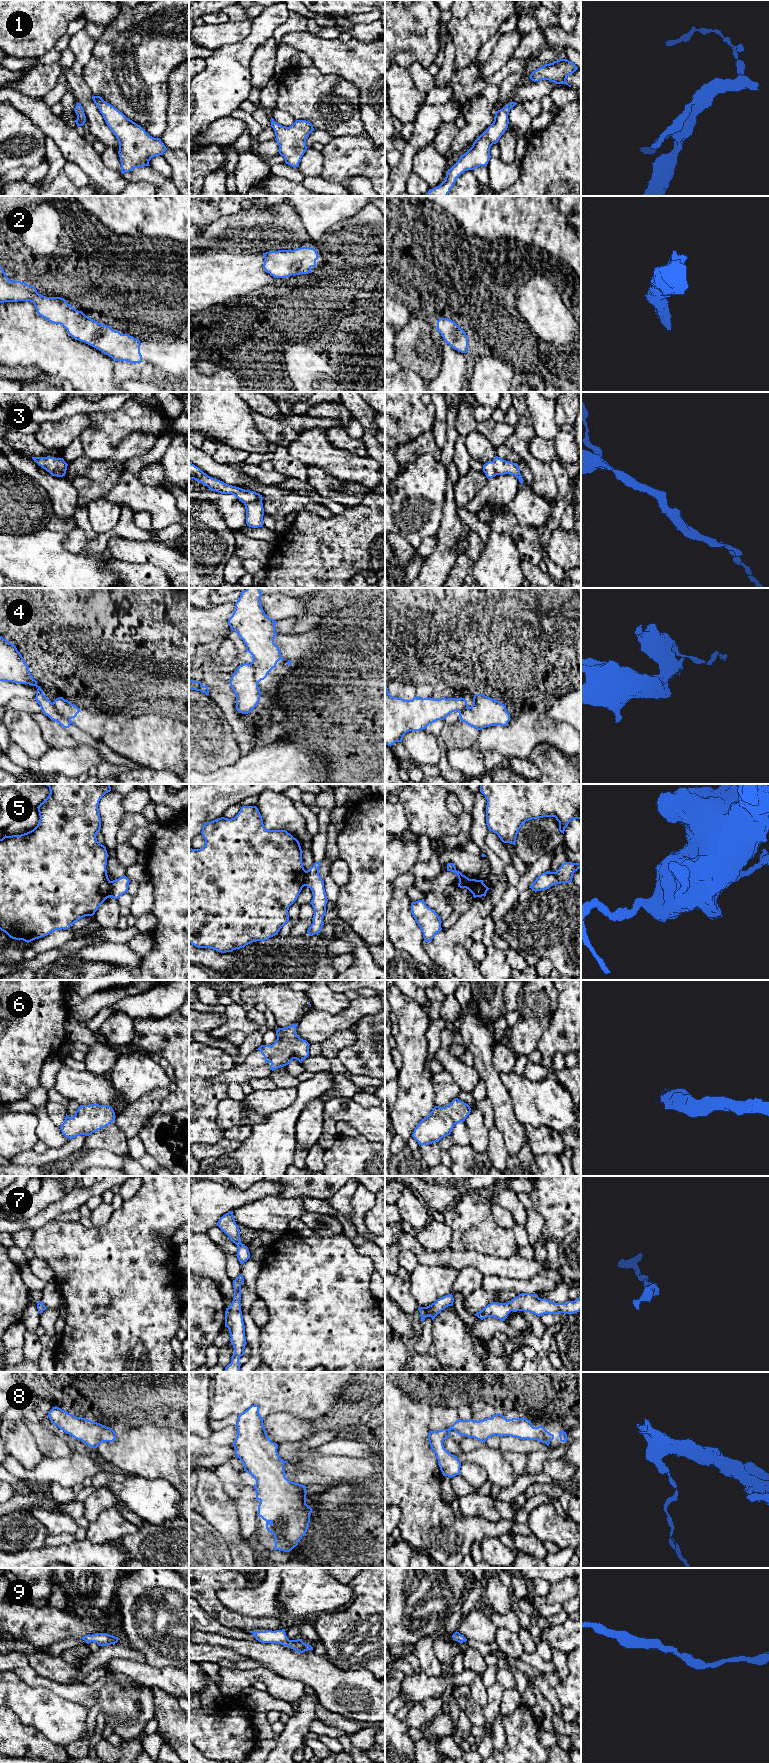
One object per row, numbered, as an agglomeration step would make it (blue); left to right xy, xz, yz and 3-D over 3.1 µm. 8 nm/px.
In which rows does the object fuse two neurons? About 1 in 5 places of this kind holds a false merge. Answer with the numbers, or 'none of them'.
4, 5

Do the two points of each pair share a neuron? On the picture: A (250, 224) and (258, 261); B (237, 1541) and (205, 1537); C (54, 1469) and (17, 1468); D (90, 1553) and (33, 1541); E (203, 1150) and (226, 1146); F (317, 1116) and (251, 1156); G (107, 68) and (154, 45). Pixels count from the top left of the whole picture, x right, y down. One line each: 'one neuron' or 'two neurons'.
A: two neurons
B: two neurons
C: one neuron
D: two neurons
E: one neuron
F: two neurons
G: one neuron

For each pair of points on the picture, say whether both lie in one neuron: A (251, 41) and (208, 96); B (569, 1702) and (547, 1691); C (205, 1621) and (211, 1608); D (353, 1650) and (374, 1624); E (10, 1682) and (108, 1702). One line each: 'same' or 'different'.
A: same
B: different
C: different
D: same
E: different

